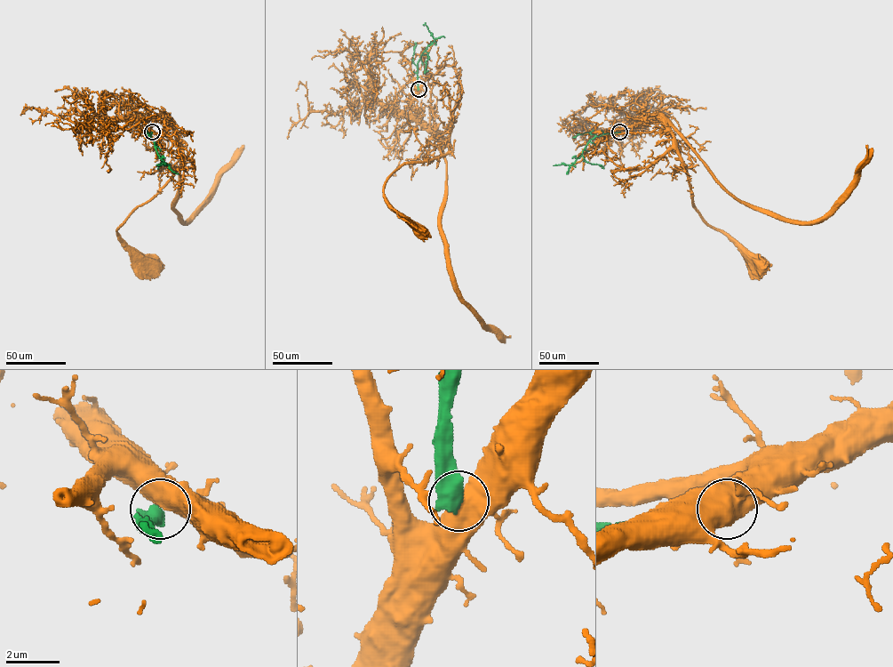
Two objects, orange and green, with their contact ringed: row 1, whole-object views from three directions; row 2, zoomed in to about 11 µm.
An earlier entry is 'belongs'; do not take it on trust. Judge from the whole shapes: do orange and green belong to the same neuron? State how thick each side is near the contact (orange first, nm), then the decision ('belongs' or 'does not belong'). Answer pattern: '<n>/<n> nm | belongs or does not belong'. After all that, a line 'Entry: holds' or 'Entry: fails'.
700/600 nm | does not belong
Entry: fails

